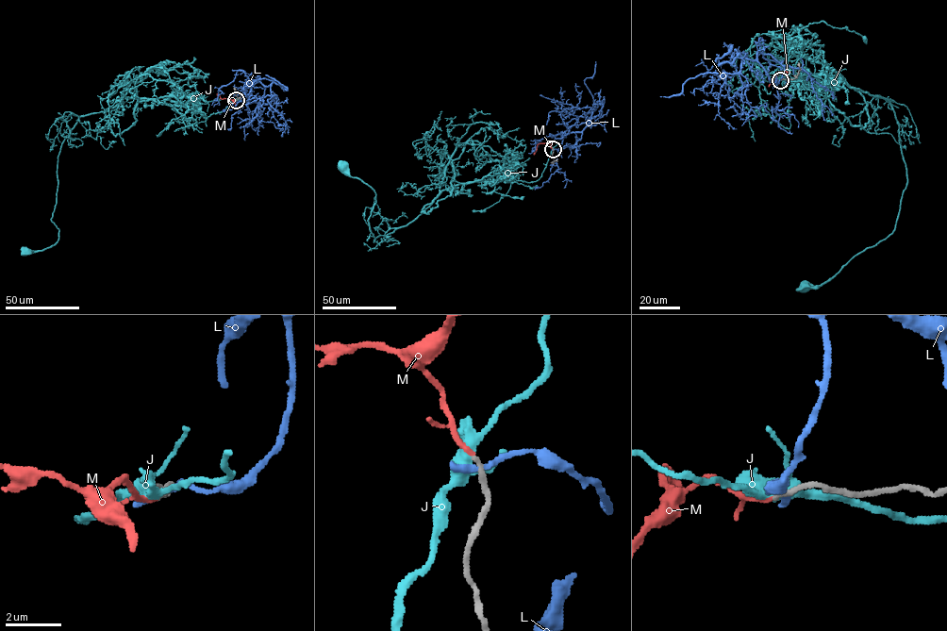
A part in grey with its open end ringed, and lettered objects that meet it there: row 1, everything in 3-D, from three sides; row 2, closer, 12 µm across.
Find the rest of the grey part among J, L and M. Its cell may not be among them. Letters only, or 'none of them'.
M

